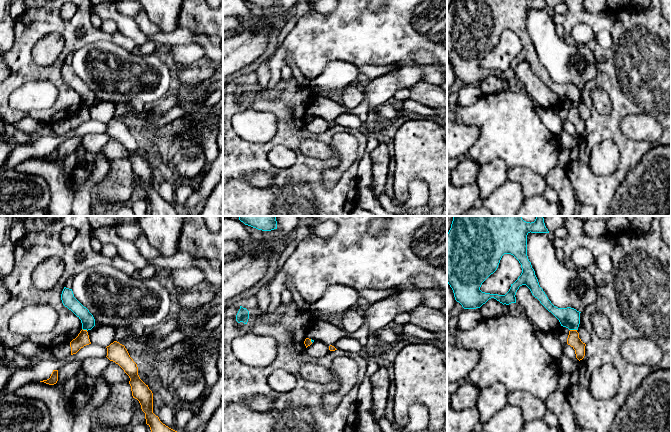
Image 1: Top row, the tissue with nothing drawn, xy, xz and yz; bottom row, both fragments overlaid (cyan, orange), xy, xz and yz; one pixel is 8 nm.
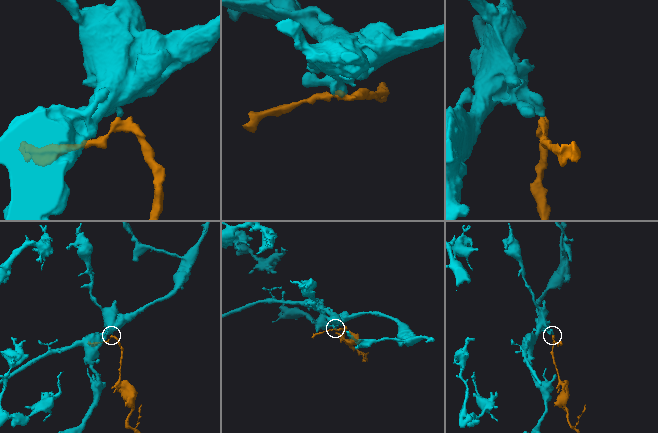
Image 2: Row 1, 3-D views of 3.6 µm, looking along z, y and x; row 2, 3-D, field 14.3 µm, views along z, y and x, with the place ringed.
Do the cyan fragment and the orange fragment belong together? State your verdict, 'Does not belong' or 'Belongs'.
Does not belong

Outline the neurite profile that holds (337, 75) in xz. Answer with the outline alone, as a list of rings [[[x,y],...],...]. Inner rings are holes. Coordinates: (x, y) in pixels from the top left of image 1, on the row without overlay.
[[[346,61],[329,62],[322,73],[310,80],[309,86],[315,95],[341,93],[347,86],[356,83],[358,68]]]

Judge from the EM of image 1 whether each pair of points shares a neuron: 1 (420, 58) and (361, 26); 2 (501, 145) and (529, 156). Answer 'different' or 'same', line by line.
1: different
2: same

